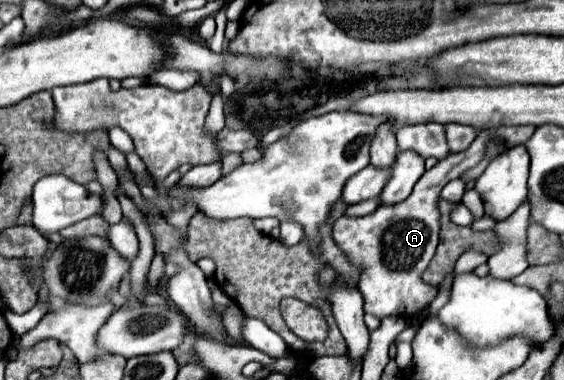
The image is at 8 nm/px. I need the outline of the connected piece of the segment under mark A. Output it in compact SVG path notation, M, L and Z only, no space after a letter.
M482 130L468 150L450 154L432 170L426 170L406 200L398 204L382 204L372 214L362 218L342 216L332 222L332 238L338 248L342 248L352 262L364 266L358 282L358 290L364 296L364 312L370 312L378 318L380 314L410 318L436 298L436 288L422 282L420 274L430 264L438 246L440 190L482 160L486 154L486 136L490 136L490 130Z

